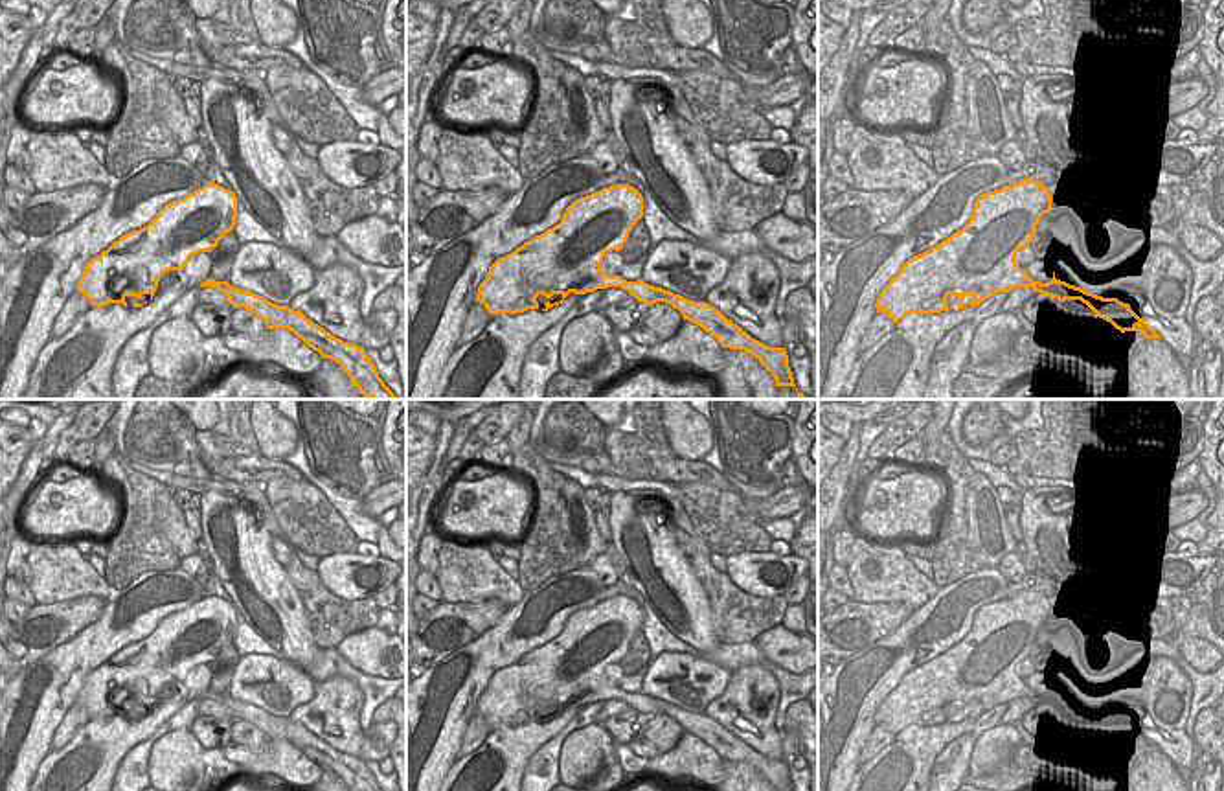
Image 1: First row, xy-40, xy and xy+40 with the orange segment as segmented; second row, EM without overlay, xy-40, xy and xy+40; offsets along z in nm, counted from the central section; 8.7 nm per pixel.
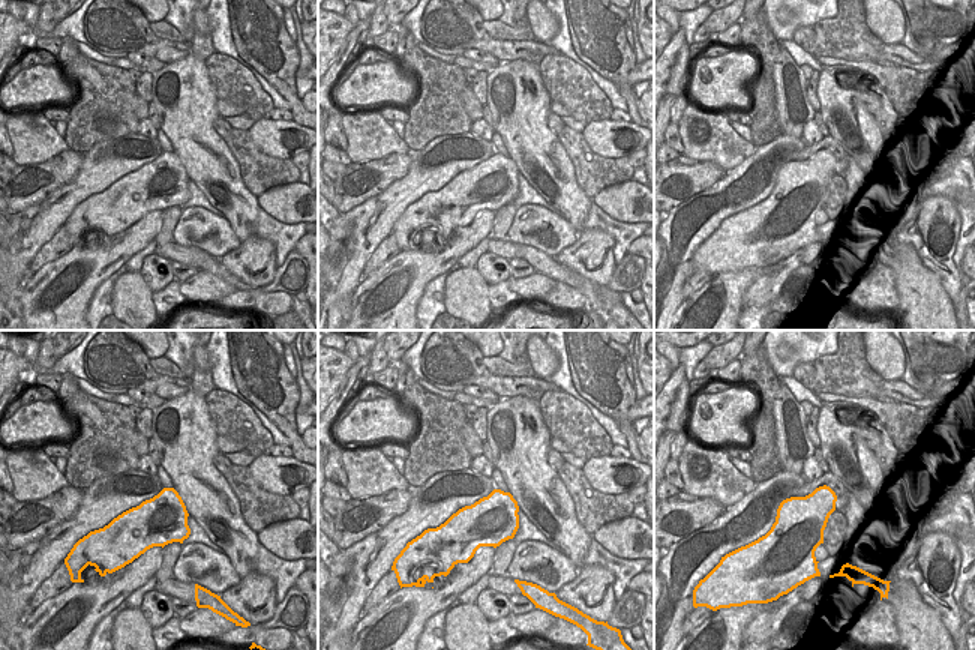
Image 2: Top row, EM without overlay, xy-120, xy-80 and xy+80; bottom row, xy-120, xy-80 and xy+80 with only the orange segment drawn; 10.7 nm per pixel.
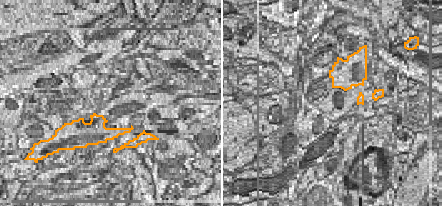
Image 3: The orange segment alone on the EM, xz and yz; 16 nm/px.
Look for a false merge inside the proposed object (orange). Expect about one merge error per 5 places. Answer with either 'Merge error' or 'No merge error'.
Merge error.

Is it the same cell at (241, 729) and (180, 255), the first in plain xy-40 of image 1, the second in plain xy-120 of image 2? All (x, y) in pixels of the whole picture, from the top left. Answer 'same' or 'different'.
different

